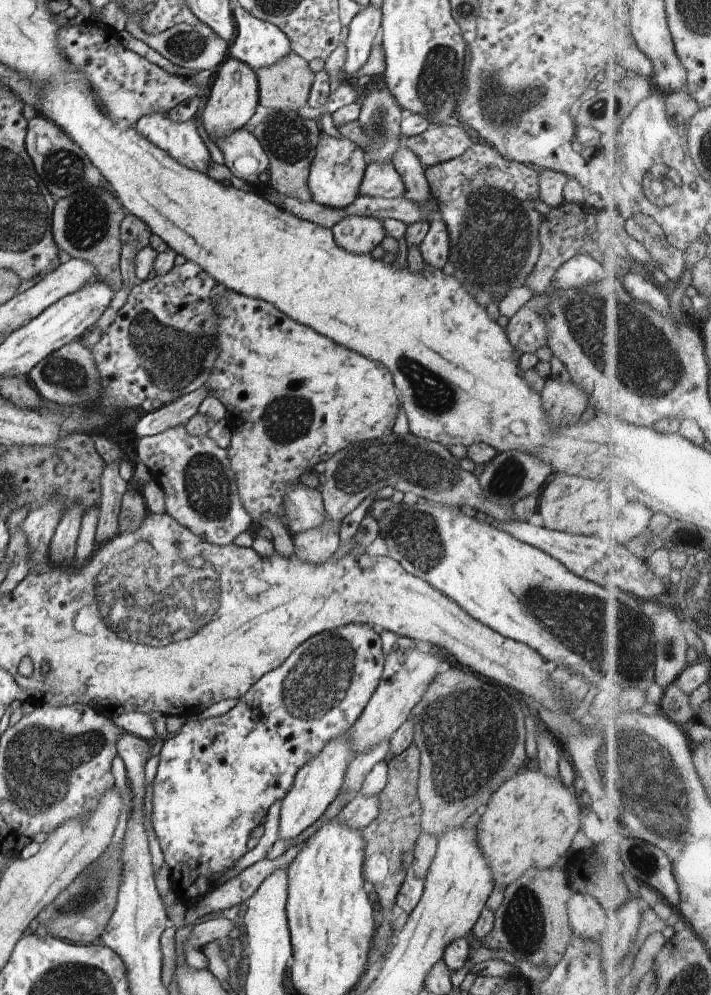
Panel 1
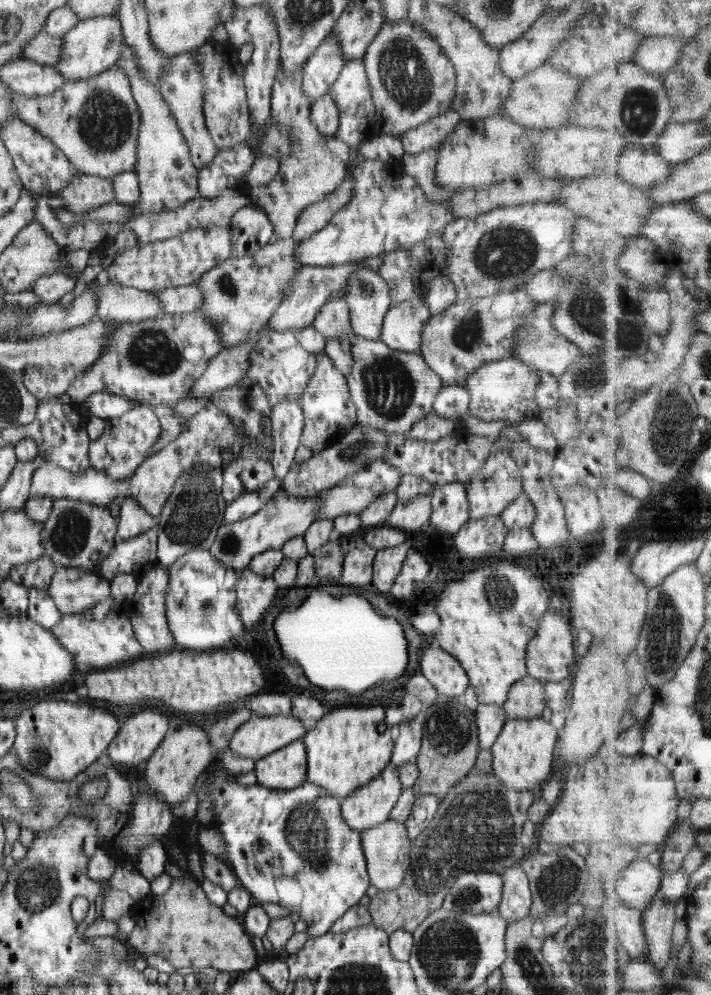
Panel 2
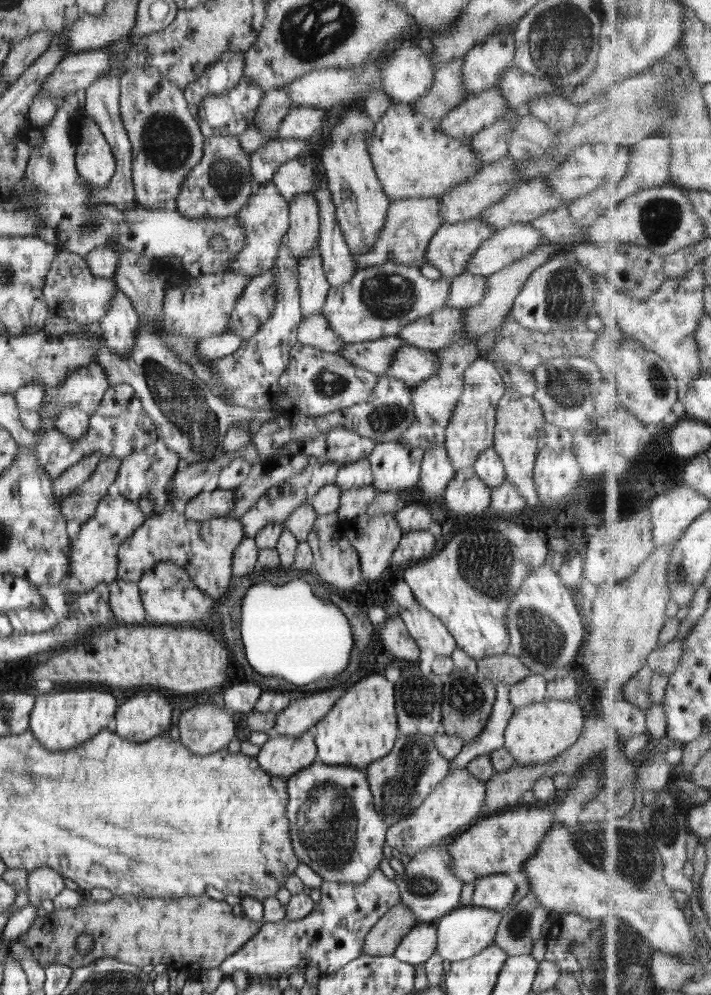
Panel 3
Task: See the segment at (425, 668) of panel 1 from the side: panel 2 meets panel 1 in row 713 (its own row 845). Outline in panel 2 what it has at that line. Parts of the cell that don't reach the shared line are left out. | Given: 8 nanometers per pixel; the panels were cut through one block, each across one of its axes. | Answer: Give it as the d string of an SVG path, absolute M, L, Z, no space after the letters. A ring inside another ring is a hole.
M388 820L361 833L362 851L366 857L366 870L370 884L377 890L392 890L402 884L404 876L410 867L411 842L405 823Z

